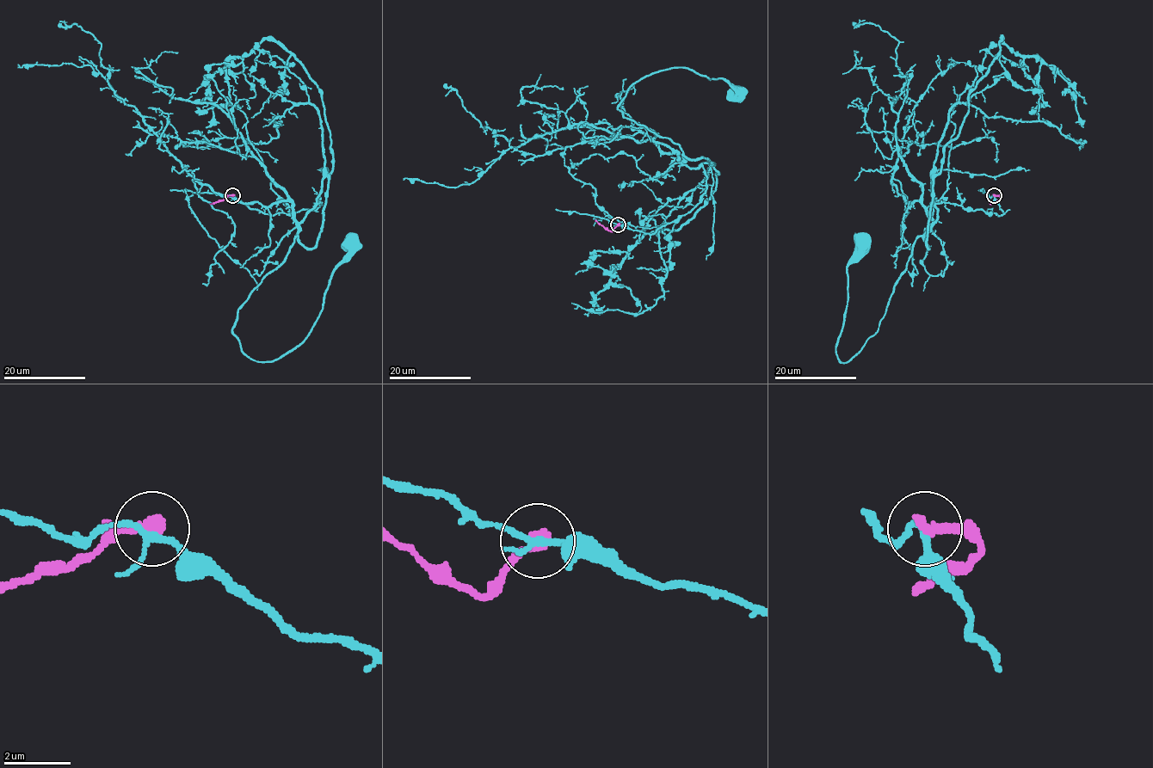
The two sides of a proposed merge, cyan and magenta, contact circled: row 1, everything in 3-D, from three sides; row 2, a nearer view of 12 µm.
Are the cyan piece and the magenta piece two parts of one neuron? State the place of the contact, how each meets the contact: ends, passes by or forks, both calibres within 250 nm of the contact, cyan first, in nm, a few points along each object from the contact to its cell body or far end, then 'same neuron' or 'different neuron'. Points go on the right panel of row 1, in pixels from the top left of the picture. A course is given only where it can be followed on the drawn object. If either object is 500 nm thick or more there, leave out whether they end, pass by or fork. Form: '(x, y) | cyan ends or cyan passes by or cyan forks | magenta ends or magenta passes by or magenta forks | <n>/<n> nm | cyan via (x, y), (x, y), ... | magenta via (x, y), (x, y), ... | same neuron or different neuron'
(994, 195) | cyan forks | magenta ends | 170/360 nm | cyan via (995, 196), (998, 216), (936, 205), (884, 316), (847, 363), (836, 342), (847, 266), (863, 243) | magenta via (995, 195), (1001, 199), (989, 204) | different neuron

